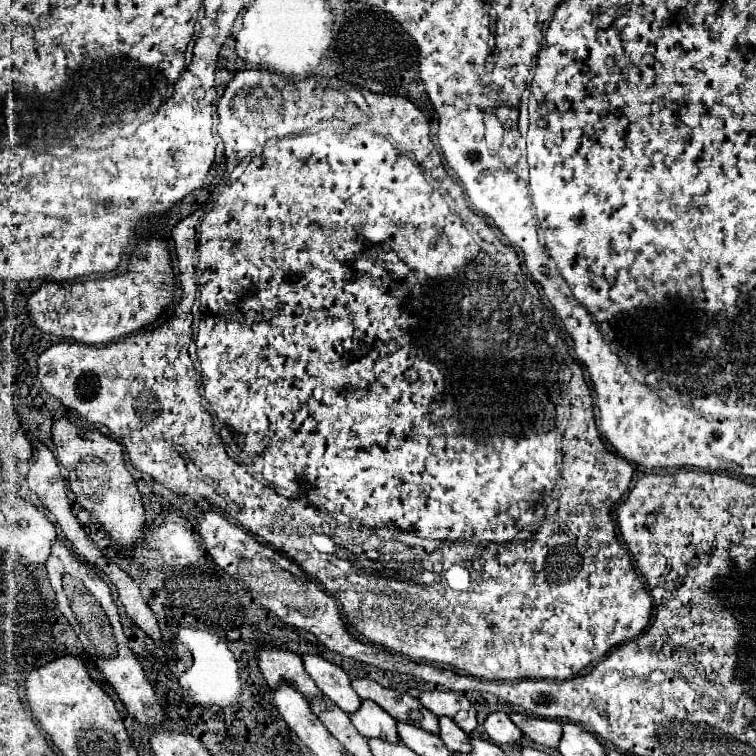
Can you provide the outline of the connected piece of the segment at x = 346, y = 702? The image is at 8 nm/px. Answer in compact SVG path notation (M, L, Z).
M307 654L303 656L303 664L307 674L313 678L317 688L331 700L335 702L343 712L353 714L359 710L361 698L355 696L355 690L351 688L351 678L347 672L343 672L339 666L327 662L321 656Z

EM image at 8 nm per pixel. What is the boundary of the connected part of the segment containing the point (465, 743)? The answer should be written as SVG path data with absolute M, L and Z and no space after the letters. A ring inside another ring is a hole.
M441 716L439 718L439 726L441 726L441 740L447 744L447 748L451 752L471 752L471 738L469 734L463 734L463 730L459 726L453 724L451 718Z

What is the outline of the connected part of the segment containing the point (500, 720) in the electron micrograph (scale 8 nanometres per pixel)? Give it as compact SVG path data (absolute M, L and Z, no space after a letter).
M505 712L491 714L485 720L485 732L495 744L513 744L523 736L523 732L511 722L511 718Z

